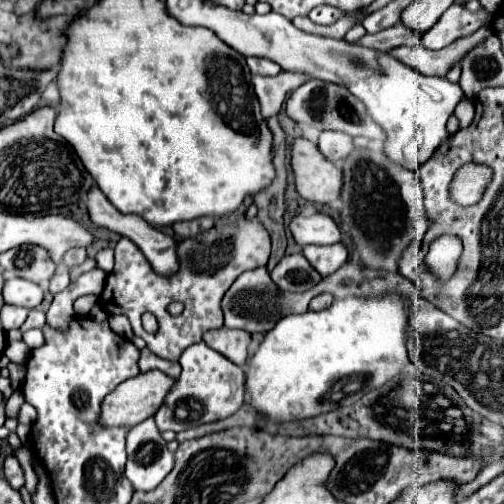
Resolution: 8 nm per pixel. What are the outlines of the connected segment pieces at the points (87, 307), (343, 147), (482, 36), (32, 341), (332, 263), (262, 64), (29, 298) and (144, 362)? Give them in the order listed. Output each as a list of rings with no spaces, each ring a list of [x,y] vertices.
[[[83,295],[75,301],[75,311],[91,311],[97,305],[99,297],[97,295]]]
[[[321,131],[317,147],[321,149],[321,153],[329,161],[339,163],[339,161],[349,157],[349,153],[353,151],[355,145],[353,145],[353,137],[347,135],[347,133],[341,133],[341,131]]]
[[[481,27],[477,29],[473,35],[461,37],[457,41],[453,41],[451,45],[439,49],[439,51],[431,51],[425,49],[423,45],[415,45],[415,47],[399,47],[393,49],[391,55],[399,61],[403,61],[405,65],[411,65],[413,69],[417,69],[423,75],[437,75],[437,77],[445,77],[449,73],[451,67],[459,65],[461,59],[479,43],[483,43],[487,37],[491,35],[491,27]]]
[[[38,329],[37,331],[29,330],[23,333],[22,339],[30,349],[40,347],[44,343],[44,335],[41,329]]]
[[[335,243],[335,245],[327,245],[327,247],[305,245],[303,255],[311,263],[311,267],[315,267],[319,271],[321,277],[333,275],[347,261],[347,249],[343,243]]]
[[[247,57],[247,65],[251,73],[259,73],[259,75],[279,75],[281,73],[277,63],[269,59],[261,59],[261,57]]]
[[[9,279],[3,287],[5,303],[33,309],[43,301],[43,289],[27,279]]]
[[[141,349],[141,357],[139,357],[139,369],[141,371],[151,371],[151,369],[159,369],[165,373],[165,361],[155,357],[149,349]]]

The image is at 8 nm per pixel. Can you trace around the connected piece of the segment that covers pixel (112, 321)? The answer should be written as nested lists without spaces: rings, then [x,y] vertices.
[[[110,315],[108,319],[110,328],[118,335],[123,335],[126,339],[131,340],[134,336],[129,320],[125,315]]]

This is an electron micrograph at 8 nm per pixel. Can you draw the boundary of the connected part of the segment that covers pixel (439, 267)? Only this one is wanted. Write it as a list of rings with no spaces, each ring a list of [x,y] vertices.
[[[441,235],[431,241],[429,251],[425,255],[425,265],[435,279],[449,281],[459,267],[459,259],[463,255],[463,241],[455,235]]]

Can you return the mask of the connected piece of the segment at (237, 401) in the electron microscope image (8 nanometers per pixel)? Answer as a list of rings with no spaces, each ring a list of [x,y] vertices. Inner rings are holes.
[[[203,341],[191,345],[183,351],[179,359],[181,363],[181,379],[179,385],[171,391],[167,401],[155,413],[155,423],[159,431],[185,431],[189,427],[197,427],[203,423],[219,421],[223,417],[233,415],[245,399],[245,373],[241,367],[231,363],[217,351],[211,351]],[[177,403],[179,403],[179,421],[177,421]]]

